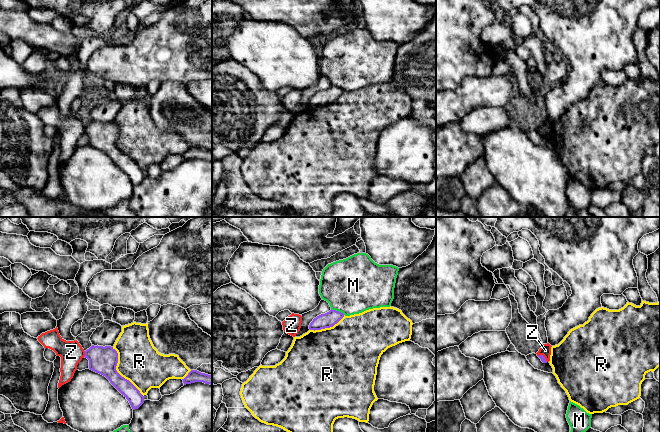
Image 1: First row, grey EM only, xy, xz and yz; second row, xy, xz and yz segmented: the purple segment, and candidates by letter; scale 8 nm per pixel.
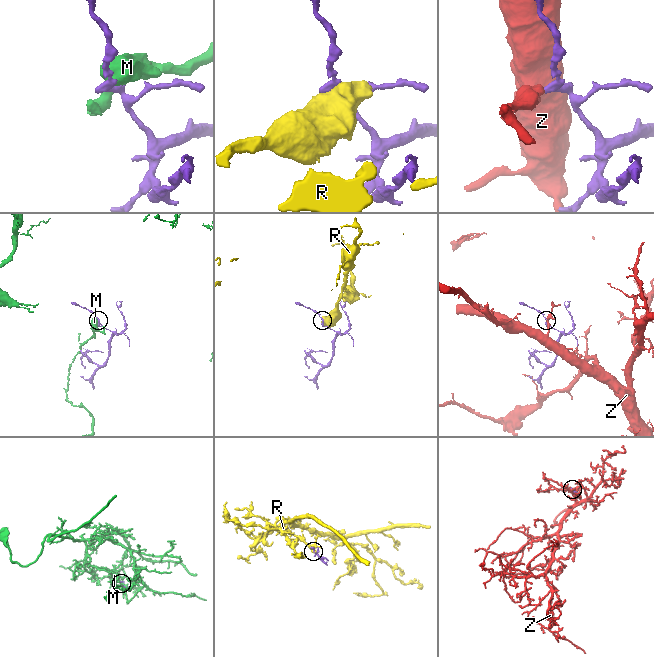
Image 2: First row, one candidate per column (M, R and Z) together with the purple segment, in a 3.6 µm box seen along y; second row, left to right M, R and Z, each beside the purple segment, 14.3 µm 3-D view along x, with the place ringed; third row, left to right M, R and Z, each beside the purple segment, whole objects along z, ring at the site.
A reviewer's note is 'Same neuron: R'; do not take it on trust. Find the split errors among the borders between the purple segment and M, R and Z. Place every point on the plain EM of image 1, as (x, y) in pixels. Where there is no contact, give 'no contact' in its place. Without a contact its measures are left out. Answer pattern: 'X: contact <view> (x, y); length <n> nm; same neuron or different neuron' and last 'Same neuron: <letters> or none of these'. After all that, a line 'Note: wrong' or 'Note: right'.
M: contact xz (338, 87); length 120 nm; different neuron
R: contact xy (118, 149); length 480 nm; different neuron
Z: contact xy (85, 130); length 50 nm; different neuron
Same neuron: none of these
Note: wrong

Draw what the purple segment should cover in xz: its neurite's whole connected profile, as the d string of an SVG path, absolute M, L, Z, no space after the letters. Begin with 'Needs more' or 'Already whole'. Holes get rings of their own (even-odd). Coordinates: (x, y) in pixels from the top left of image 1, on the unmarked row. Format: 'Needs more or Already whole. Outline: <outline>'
Already whole. Outline: M331 85L329 88L325 90L321 90L316 94L314 94L309 101L309 105L315 107L315 106L321 106L321 105L333 103L343 93L344 93L343 89Z

